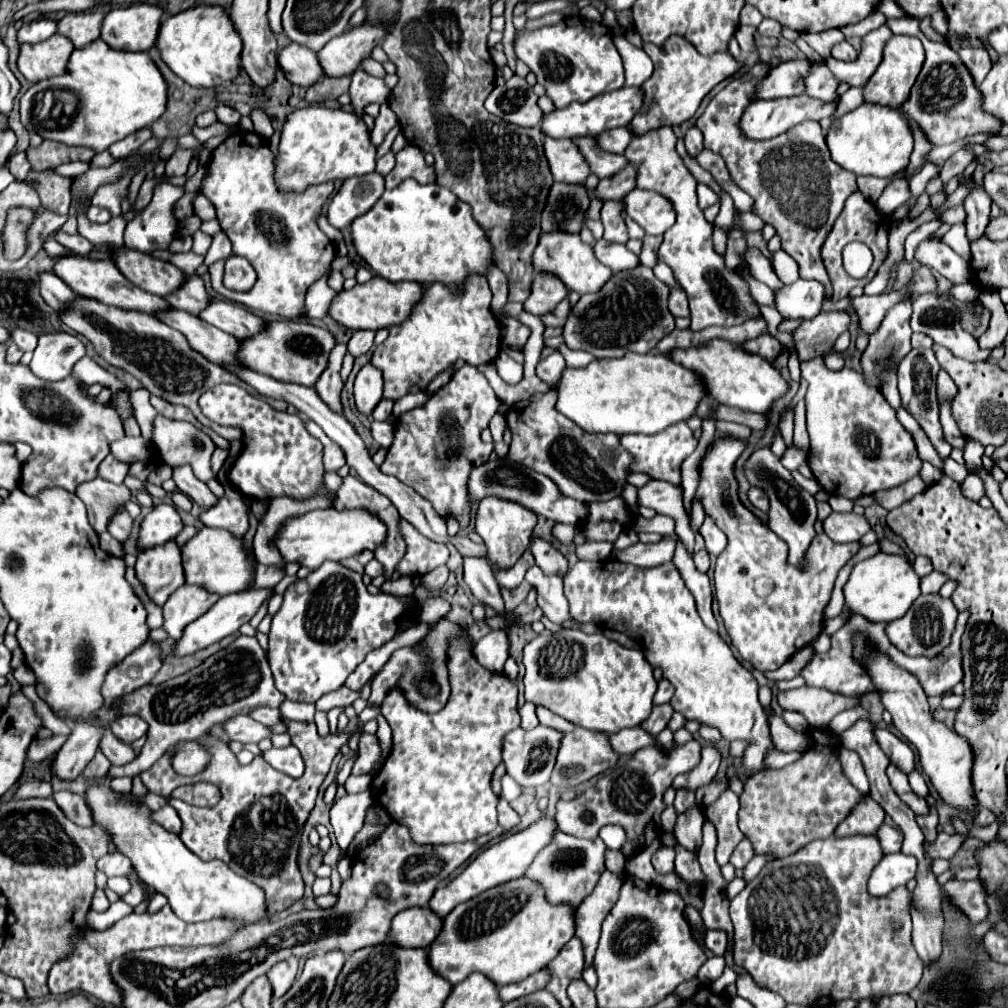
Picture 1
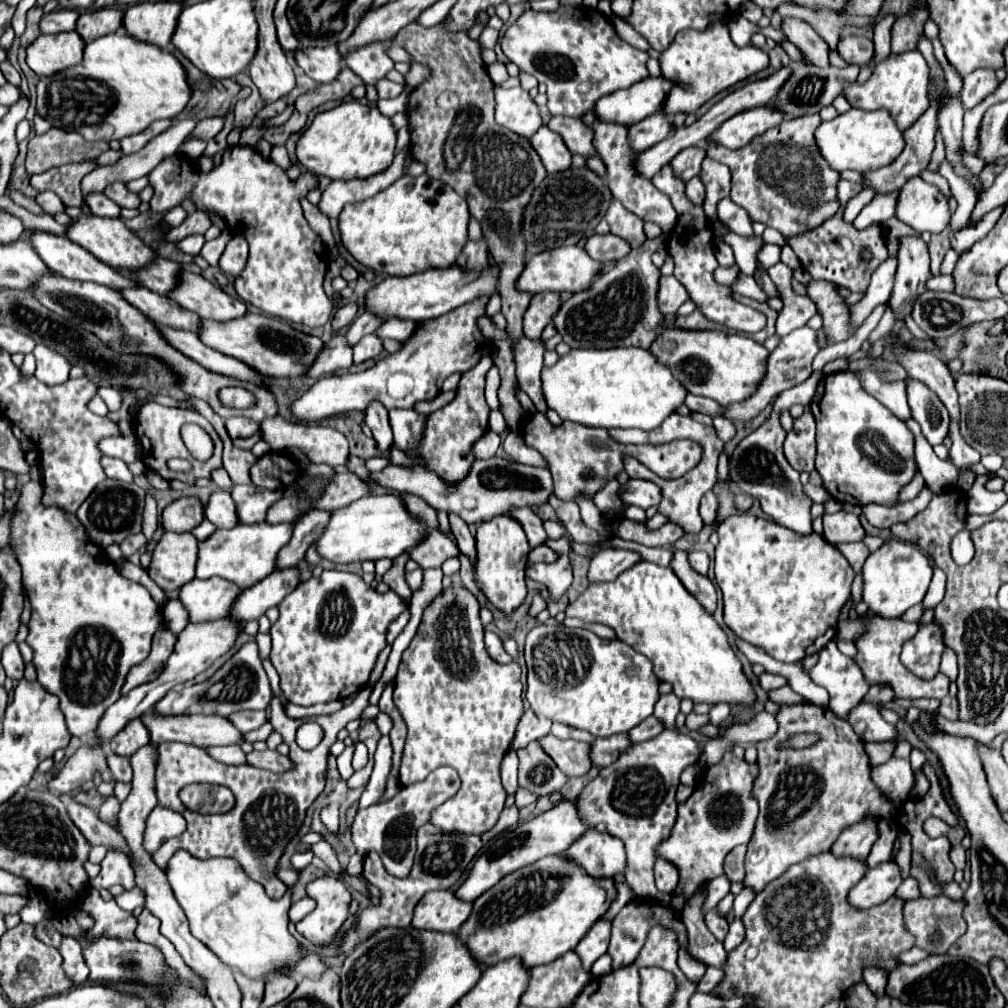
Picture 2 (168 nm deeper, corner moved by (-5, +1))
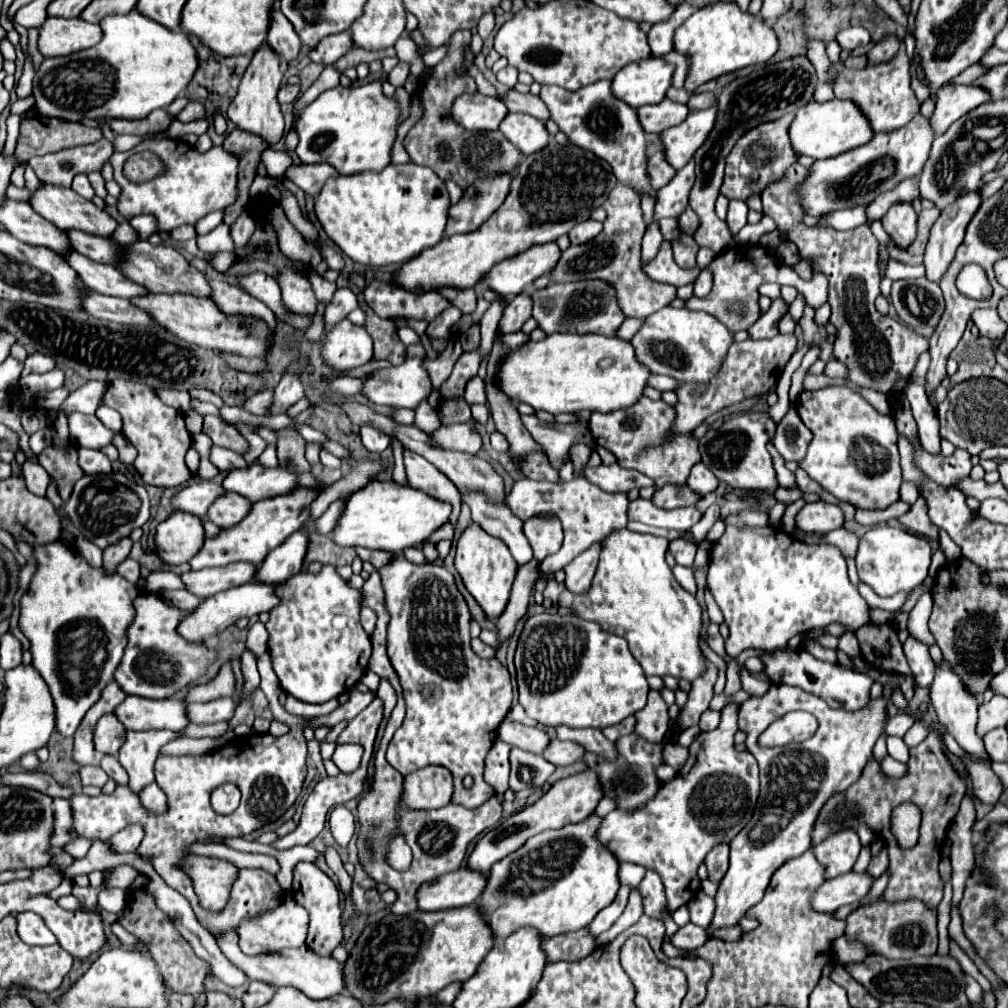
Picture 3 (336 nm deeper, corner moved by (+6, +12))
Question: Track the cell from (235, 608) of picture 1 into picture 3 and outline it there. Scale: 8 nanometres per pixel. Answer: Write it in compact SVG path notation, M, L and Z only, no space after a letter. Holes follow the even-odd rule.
M308 530L294 532L282 546L278 546L278 550L272 550L266 556L266 562L262 562L262 566L258 568L256 580L282 584L290 576L298 574L308 552L308 542Z

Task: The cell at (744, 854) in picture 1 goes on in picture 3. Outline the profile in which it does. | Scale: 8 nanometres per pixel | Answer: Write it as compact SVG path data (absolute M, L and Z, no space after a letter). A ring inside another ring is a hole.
M726 844L714 846L714 850L710 850L710 854L706 854L704 864L708 868L708 880L720 882L726 874L726 866L728 866L728 846Z

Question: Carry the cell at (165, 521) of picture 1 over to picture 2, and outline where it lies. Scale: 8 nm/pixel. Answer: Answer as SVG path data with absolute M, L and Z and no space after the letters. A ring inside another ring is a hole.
M183 497L169 503L161 513L161 525L165 531L185 533L195 529L203 521L203 505L195 497Z

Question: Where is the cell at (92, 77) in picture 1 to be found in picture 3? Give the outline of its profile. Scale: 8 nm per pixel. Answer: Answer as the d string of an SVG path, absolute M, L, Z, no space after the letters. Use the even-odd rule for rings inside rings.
M138 10L128 14L114 14L100 22L104 38L88 48L74 52L70 56L46 58L34 76L34 96L36 108L42 116L62 118L62 120L80 120L80 118L146 118L156 108L170 106L178 94L184 94L186 86L198 70L196 50L190 44L190 38L184 32L172 32L166 26L146 18Z

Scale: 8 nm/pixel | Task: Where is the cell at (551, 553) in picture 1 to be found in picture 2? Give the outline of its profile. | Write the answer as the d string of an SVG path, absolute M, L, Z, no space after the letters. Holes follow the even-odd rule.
M529 507L511 509L509 515L515 517L515 519L521 523L521 527L525 529L527 539L529 539L529 545L537 547L537 545L547 543L549 535L547 535L547 531L545 531L545 527L543 527L543 521L533 513L533 509L529 509Z

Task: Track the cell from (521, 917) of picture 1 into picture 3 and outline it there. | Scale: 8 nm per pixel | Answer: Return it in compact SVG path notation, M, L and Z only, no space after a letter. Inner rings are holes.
M590 814L584 822L546 830L492 866L480 906L496 938L506 938L524 926L540 930L546 938L580 930L586 928L602 908L612 904L620 888L620 864L614 854L598 842L600 822L600 816Z

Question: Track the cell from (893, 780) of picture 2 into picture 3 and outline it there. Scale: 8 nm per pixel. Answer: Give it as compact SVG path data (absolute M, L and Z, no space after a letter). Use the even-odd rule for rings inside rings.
M888 736L888 754L892 758L896 758L898 762L908 762L908 746L904 744L902 738L894 738L894 736Z

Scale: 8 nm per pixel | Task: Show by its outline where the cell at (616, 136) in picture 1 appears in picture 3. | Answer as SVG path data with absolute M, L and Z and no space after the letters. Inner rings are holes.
M662 100L660 104L640 106L638 116L646 134L660 134L666 128L682 124L688 116L688 106L674 100Z

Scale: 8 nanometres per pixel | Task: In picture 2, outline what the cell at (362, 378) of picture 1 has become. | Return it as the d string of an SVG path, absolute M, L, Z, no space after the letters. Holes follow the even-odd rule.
M369 401L365 409L365 423L373 431L379 451L389 451L389 447L393 445L393 435L387 419L387 409L379 401Z

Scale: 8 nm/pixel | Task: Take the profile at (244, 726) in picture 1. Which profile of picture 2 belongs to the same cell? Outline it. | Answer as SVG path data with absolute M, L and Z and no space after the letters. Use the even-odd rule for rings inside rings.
M155 713L141 717L145 727L149 729L151 741L183 741L199 747L211 745L241 745L245 741L243 733L235 729L227 717L217 715L171 715L161 717Z

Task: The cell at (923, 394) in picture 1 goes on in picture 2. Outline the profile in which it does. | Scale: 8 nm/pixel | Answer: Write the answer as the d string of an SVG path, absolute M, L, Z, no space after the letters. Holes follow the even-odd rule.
M905 379L905 385L911 415L921 425L923 435L931 445L943 443L949 433L947 409L941 405L939 397L925 383L917 379Z

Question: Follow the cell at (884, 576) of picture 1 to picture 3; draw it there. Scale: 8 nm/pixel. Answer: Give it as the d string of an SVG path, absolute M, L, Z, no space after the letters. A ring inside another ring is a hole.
M890 526L872 528L870 532L866 532L860 538L860 546L856 554L860 580L872 586L872 590L880 596L892 596L896 592L914 590L928 576L930 562L932 562L932 546L928 538L910 534L902 528L890 528Z

